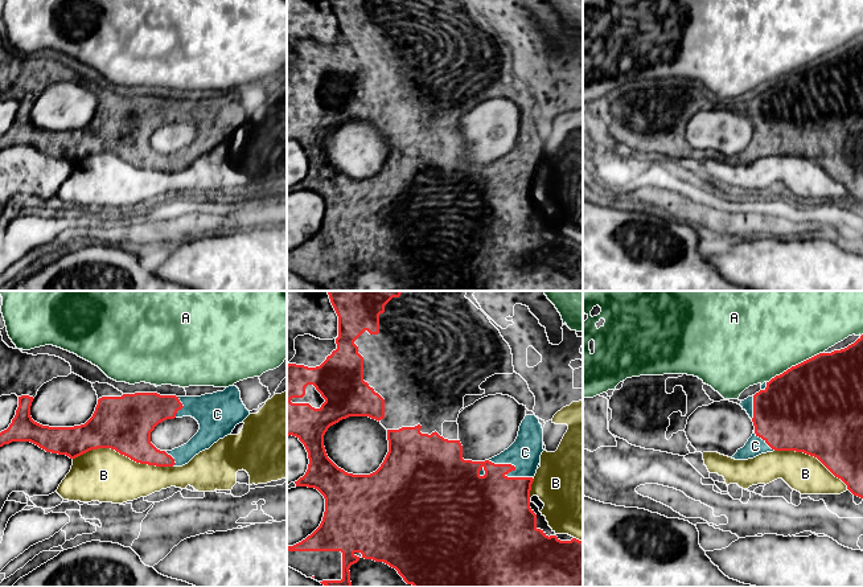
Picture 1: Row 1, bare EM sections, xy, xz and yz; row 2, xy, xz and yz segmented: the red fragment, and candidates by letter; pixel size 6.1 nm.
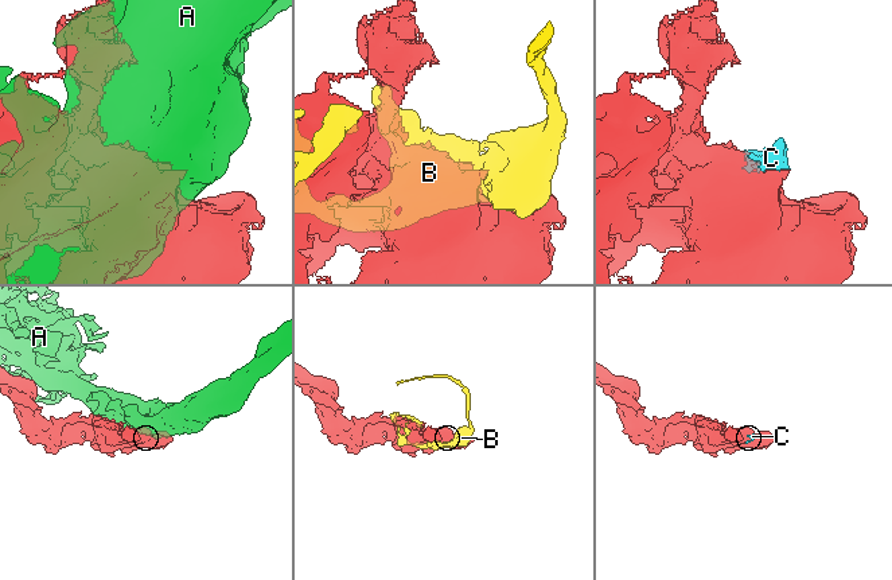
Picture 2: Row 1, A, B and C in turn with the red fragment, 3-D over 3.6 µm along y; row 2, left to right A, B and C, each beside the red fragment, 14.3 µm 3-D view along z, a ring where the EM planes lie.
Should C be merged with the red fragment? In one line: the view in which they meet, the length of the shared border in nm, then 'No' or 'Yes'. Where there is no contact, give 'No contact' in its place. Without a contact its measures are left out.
Touches red in xz. Shared border 300 nm. Yes

